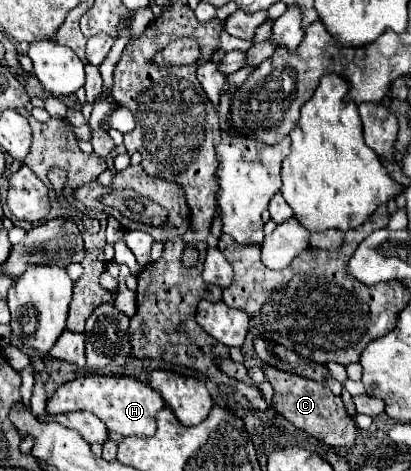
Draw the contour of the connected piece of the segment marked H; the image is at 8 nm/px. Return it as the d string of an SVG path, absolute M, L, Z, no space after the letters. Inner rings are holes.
M84 376L76 378L68 384L62 384L56 394L48 400L46 412L48 414L64 414L64 412L76 412L86 410L96 414L110 432L116 432L120 436L138 436L148 438L156 432L156 412L162 410L166 404L162 396L152 390L148 384L142 384L134 378L126 376Z

